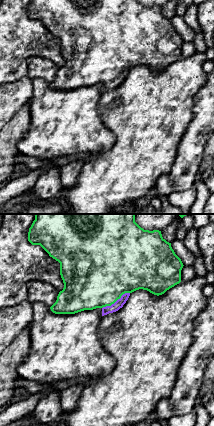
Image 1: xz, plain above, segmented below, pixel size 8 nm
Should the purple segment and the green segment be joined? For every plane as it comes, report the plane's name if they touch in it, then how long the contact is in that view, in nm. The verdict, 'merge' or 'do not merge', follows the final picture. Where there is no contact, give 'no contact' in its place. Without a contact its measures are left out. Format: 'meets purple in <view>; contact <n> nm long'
meets purple in xz; contact 260 nm long

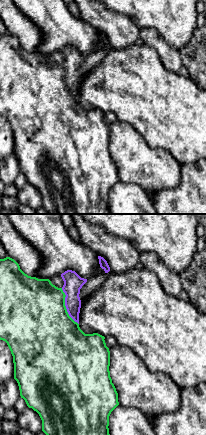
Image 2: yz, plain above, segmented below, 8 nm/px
meets purple in yz; contact 320 nm long

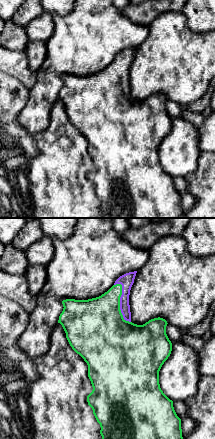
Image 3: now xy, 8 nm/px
meets purple in xy; contact 340 nm long

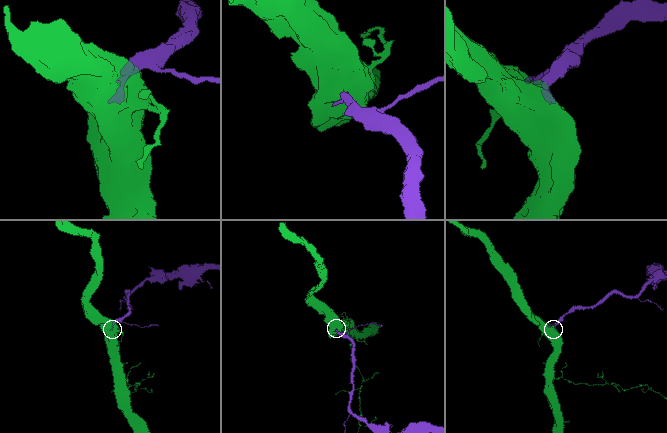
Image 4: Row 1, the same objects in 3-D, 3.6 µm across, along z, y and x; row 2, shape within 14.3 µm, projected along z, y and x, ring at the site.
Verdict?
merge

